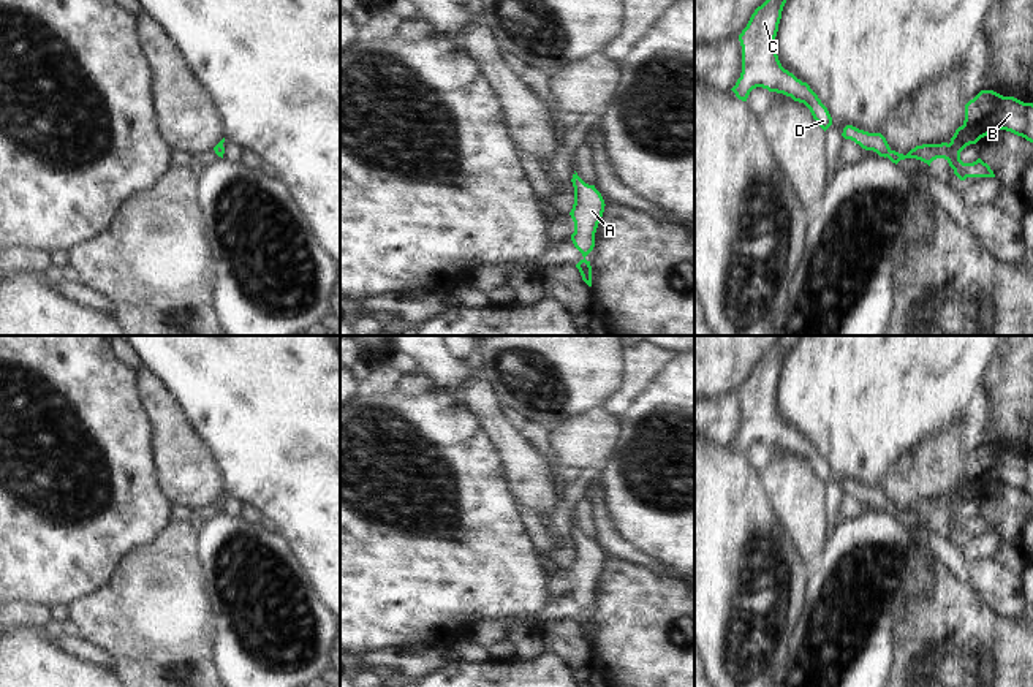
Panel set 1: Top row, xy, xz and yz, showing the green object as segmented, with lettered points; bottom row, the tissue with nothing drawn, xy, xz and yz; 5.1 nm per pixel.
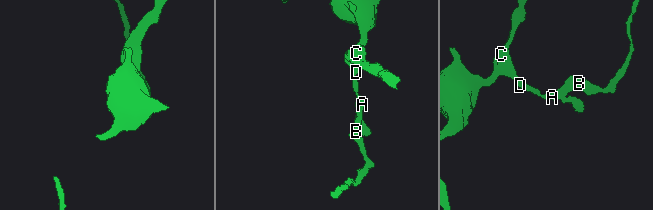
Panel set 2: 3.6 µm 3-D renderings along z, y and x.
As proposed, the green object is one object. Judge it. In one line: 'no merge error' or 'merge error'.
no merge error

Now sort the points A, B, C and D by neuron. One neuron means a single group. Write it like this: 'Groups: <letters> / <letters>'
Groups: A B C D

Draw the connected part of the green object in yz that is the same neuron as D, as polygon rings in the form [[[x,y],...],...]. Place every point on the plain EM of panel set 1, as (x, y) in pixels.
[[[780,336],[772,350],[751,369],[739,389],[742,427],[731,445],[742,456],[747,456],[750,446],[756,442],[791,451],[794,456],[804,457],[816,478],[826,486],[832,480],[827,462],[807,437],[781,421],[775,404],[783,361],[797,339],[799,336]]]

